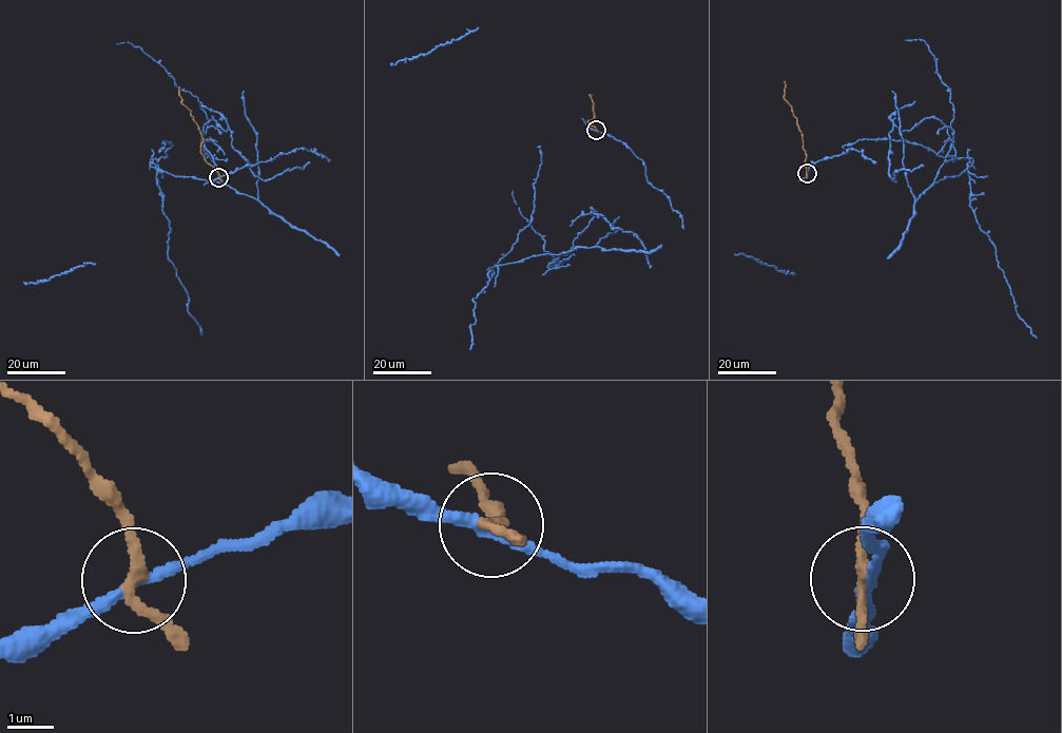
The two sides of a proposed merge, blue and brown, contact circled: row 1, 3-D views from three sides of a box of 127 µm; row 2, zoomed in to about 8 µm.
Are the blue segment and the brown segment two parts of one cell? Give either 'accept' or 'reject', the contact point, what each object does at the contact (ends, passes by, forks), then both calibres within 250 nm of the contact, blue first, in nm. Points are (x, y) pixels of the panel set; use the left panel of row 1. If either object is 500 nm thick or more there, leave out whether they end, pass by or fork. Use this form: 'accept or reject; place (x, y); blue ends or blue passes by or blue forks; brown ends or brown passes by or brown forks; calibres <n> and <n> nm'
reject; place (218, 177); blue passes by; brown passes by; calibres 220 and 240 nm

